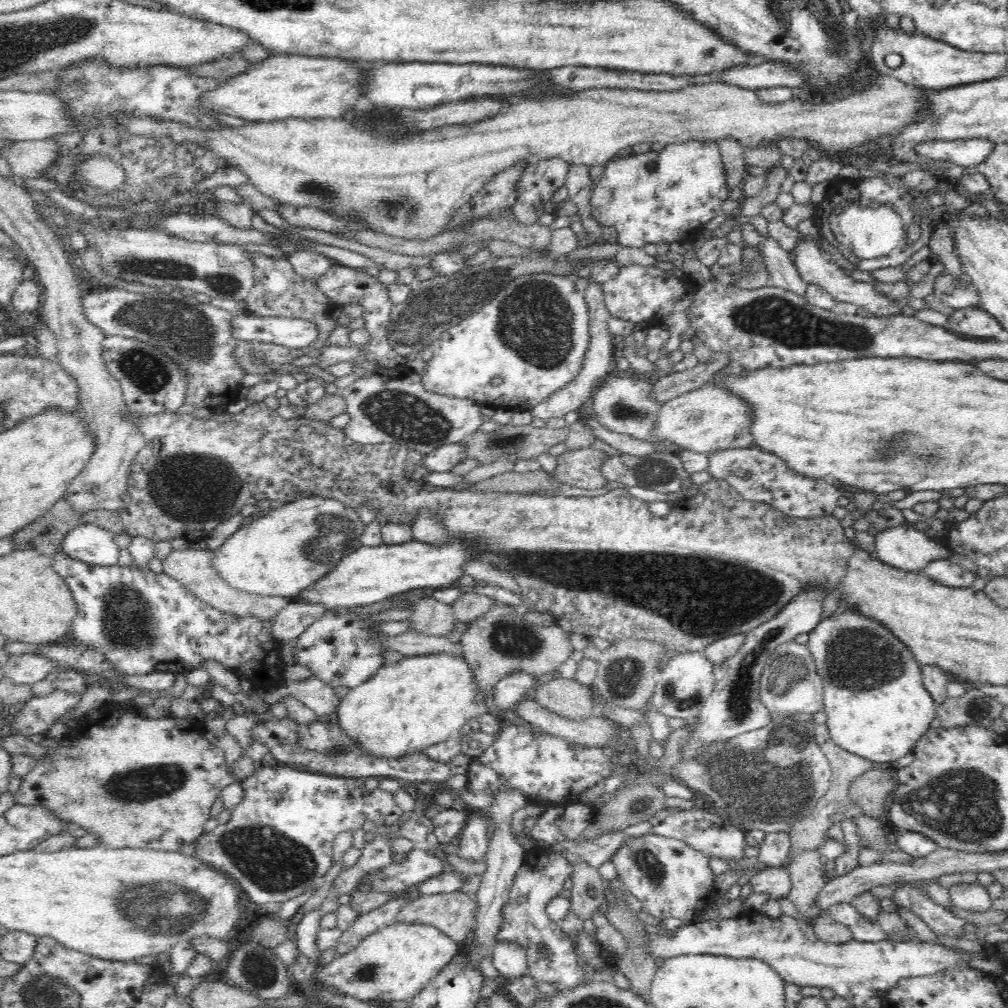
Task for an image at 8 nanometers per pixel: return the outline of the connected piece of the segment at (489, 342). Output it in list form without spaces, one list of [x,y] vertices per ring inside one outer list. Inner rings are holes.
[[[536,273],[519,276],[511,280],[505,287],[498,289],[489,303],[486,303],[478,312],[466,317],[457,325],[447,328],[440,336],[432,342],[430,348],[433,357],[427,362],[426,373],[422,376],[424,389],[429,392],[436,392],[441,396],[452,396],[459,400],[474,400],[481,406],[488,406],[493,409],[506,409],[516,411],[532,411],[542,400],[546,400],[550,393],[564,388],[566,383],[572,382],[579,370],[582,369],[585,352],[587,351],[590,336],[590,315],[584,292],[576,290],[574,278],[569,275],[555,275],[550,273]],[[495,376],[501,376],[503,381],[495,386],[490,383]]]

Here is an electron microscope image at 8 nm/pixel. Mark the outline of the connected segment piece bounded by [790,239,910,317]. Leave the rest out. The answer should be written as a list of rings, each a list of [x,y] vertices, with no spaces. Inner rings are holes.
[[[800,239],[795,247],[790,251],[793,265],[798,269],[801,279],[808,285],[815,284],[829,292],[837,302],[846,302],[856,304],[859,307],[865,307],[869,310],[871,316],[885,317],[909,313],[909,309],[900,307],[898,301],[889,300],[886,295],[879,293],[874,286],[864,281],[854,280],[850,274],[841,269],[835,263],[832,263],[823,250],[812,239]]]

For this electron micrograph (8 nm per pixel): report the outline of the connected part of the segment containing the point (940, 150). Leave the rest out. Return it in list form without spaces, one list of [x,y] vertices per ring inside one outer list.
[[[981,138],[919,142],[914,146],[914,150],[919,156],[925,156],[930,161],[942,160],[947,164],[953,163],[966,167],[984,162],[993,148],[993,142]]]

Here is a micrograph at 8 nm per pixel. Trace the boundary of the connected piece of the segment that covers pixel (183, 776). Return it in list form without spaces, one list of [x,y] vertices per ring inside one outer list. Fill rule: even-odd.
[[[110,701],[104,705],[104,710],[100,707],[90,711],[90,726],[86,726],[84,732],[74,734],[76,737],[42,739],[39,745],[47,750],[47,759],[23,776],[18,791],[12,794],[15,804],[43,806],[60,820],[94,834],[100,846],[108,848],[176,852],[184,844],[197,840],[204,834],[204,824],[210,818],[210,808],[216,798],[228,784],[240,780],[226,766],[224,751],[203,737],[202,721],[176,716],[143,718],[137,715],[136,710],[134,704],[120,705]]]

